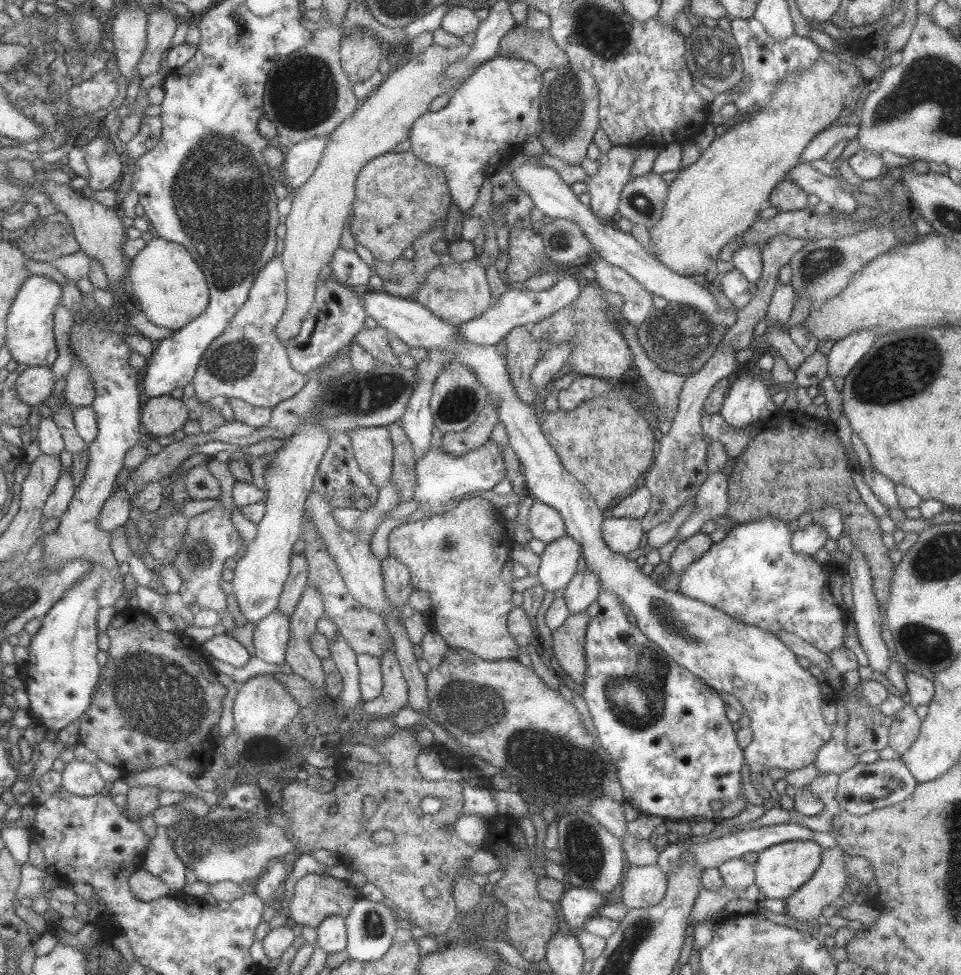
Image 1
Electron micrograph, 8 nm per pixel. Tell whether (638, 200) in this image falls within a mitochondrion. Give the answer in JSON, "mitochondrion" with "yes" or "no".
{"mitochondrion":"yes"}

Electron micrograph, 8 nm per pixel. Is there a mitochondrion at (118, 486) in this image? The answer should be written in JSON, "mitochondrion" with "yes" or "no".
{"mitochondrion":"no"}

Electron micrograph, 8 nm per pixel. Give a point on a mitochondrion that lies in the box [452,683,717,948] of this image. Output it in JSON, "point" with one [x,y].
{"point":[583,848]}

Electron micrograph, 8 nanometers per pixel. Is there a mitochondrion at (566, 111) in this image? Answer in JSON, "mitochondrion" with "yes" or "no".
{"mitochondrion":"yes"}

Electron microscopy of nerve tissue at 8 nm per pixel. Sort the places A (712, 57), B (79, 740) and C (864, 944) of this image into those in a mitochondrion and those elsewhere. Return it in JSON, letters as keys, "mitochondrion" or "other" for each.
{"A":"mitochondrion","B":"other","C":"other"}

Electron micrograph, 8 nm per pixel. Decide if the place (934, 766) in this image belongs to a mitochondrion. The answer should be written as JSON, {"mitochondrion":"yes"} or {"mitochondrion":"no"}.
{"mitochondrion":"no"}

